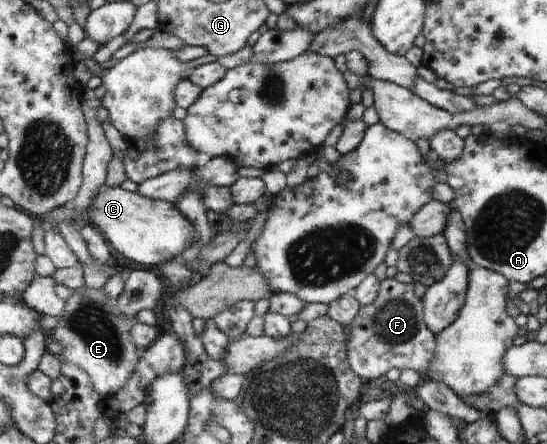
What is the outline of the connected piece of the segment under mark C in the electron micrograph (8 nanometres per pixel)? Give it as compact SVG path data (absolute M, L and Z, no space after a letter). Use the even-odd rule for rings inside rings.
M102 184L94 194L89 207L89 221L104 233L108 243L122 253L126 259L138 265L157 265L176 258L184 247L194 240L198 233L173 202L153 200L136 192L131 186L110 187Z

